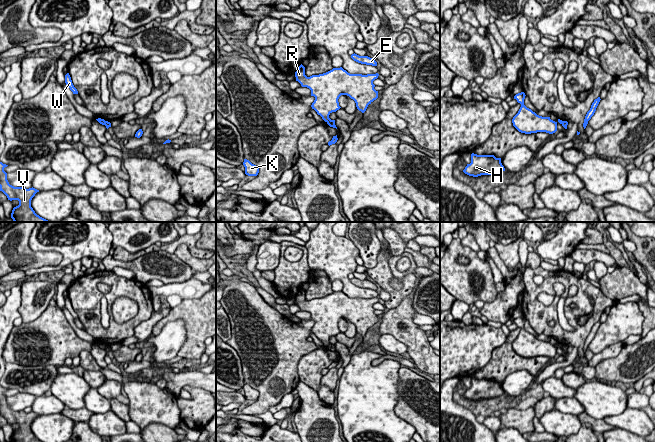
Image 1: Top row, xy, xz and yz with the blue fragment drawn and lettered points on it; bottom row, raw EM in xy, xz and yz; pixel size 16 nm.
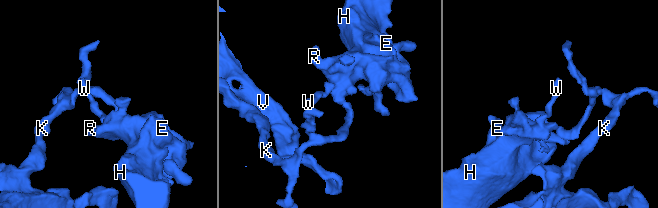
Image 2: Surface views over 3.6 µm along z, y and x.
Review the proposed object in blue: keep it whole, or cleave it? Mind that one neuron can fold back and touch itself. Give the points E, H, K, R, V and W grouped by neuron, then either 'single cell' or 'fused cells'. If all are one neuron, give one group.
E H R W / K V | fused cells

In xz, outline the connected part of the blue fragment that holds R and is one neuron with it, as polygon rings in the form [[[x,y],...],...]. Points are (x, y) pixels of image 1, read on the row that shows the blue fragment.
[[[301,64],[295,72],[296,81],[302,87],[311,90],[311,96],[315,97],[311,107],[325,122],[330,120],[329,115],[341,107],[338,99],[341,95],[347,95],[356,103],[359,111],[364,113],[369,104],[378,98],[378,91],[374,89],[373,81],[379,76],[376,74],[350,74],[342,67],[307,77],[305,67]]]

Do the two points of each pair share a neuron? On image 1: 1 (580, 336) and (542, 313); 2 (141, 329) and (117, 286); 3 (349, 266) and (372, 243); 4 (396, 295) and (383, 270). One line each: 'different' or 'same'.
1: same
2: different
3: different
4: same

